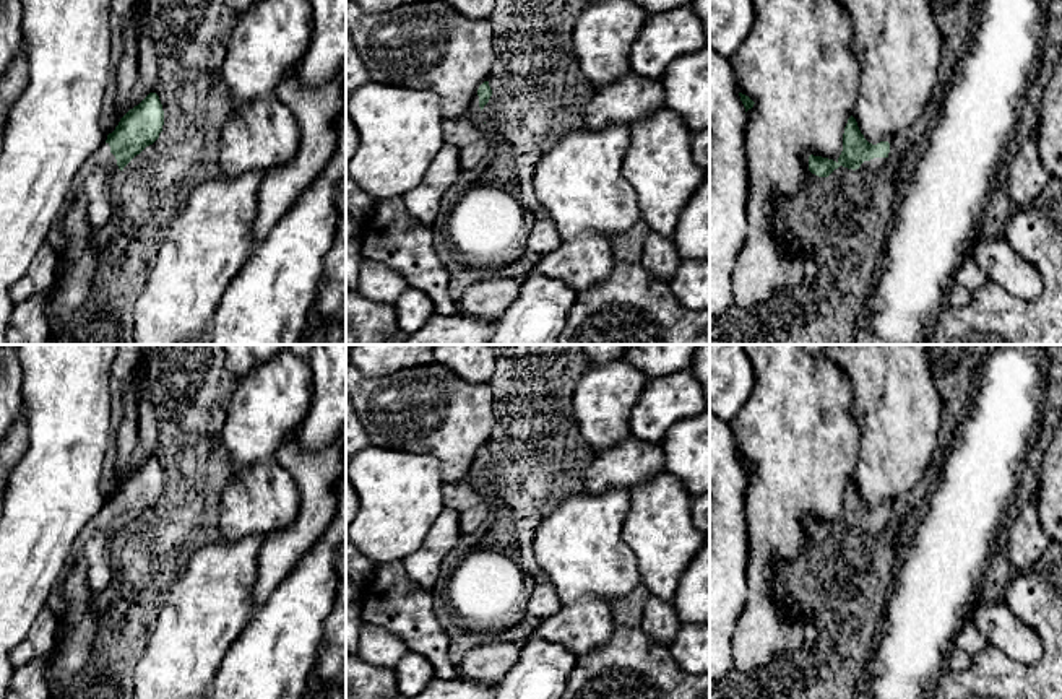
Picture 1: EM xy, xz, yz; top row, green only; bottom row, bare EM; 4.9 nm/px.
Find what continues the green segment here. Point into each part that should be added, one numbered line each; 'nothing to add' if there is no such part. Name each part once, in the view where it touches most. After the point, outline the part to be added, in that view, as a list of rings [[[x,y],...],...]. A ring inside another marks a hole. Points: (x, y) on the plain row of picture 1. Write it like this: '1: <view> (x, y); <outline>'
1: xy (96, 542); [[[109,507],[101,509],[80,533],[73,551],[70,554],[68,566],[62,574],[57,585],[52,588],[47,608],[58,619],[57,642],[60,637],[60,623],[68,611],[68,601],[62,593],[62,585],[70,569],[76,564],[78,558],[84,559],[86,582],[93,595],[104,590],[112,577],[112,553],[122,535],[117,530],[115,520],[110,517]]]

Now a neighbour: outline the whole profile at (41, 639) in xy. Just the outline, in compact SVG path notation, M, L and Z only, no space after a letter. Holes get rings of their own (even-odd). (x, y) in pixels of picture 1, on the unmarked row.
M45 606L34 619L28 636L10 652L15 668L50 653L57 644L58 619Z

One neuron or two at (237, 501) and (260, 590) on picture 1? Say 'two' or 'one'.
two

